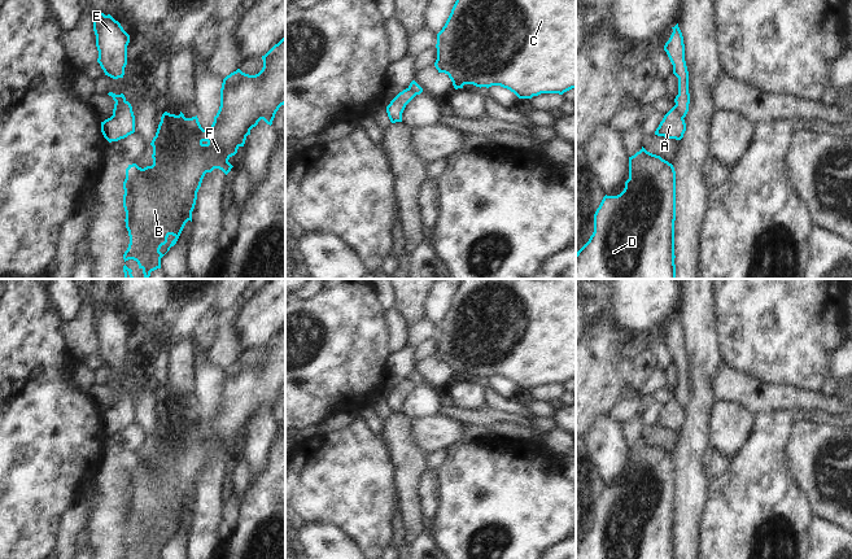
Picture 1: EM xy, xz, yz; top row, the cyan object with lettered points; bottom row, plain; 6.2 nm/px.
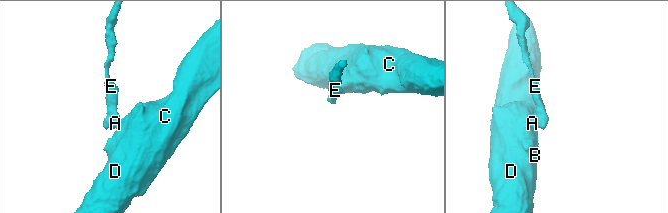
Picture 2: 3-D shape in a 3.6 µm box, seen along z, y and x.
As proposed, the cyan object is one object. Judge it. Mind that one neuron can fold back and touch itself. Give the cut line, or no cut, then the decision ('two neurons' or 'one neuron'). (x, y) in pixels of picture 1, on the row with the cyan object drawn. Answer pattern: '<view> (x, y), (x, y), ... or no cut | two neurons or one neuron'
xy (125, 100), (113, 116) | two neurons

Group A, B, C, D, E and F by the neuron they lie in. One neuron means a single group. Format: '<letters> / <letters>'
A B C D F / E

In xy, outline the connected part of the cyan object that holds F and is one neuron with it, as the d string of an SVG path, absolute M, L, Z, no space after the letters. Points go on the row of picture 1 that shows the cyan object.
M285 36L278 44L275 44L265 56L262 56L262 60L263 60L263 67L258 74L249 75L249 74L243 73L240 69L237 69L236 71L231 73L230 75L227 75L223 79L222 88L220 88L220 106L219 106L217 115L214 117L214 122L209 130L204 130L201 127L197 115L192 117L192 118L185 118L182 112L179 115L170 114L170 113L165 112L161 117L161 122L158 125L156 136L153 137L153 140L150 143L150 145L153 147L153 154L152 154L153 165L141 169L136 163L132 163L132 165L128 165L128 167L126 169L126 179L123 182L123 189L124 189L123 208L126 211L124 222L126 222L126 228L128 231L128 236L130 236L130 244L128 244L127 250L123 254L123 259L124 259L124 262L128 259L136 261L139 265L139 268L143 270L144 279L149 279L152 271L161 268L161 258L165 254L162 254L160 252L160 249L162 245L165 245L167 243L167 237L170 235L172 235L175 237L171 241L170 246L167 248L167 252L169 252L170 248L176 244L185 223L188 220L192 222L192 211L193 211L195 205L196 205L197 192L201 187L201 183L202 183L205 174L211 172L214 169L219 169L227 175L231 171L231 169L233 167L228 162L228 160L237 153L237 149L240 147L244 147L246 136L250 135L250 130L253 127L255 127L261 119L263 119L267 125L271 126L276 112L279 110L279 108L281 105L285 104Z

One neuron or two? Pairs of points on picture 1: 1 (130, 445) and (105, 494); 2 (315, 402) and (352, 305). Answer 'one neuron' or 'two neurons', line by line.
1: two neurons
2: one neuron

